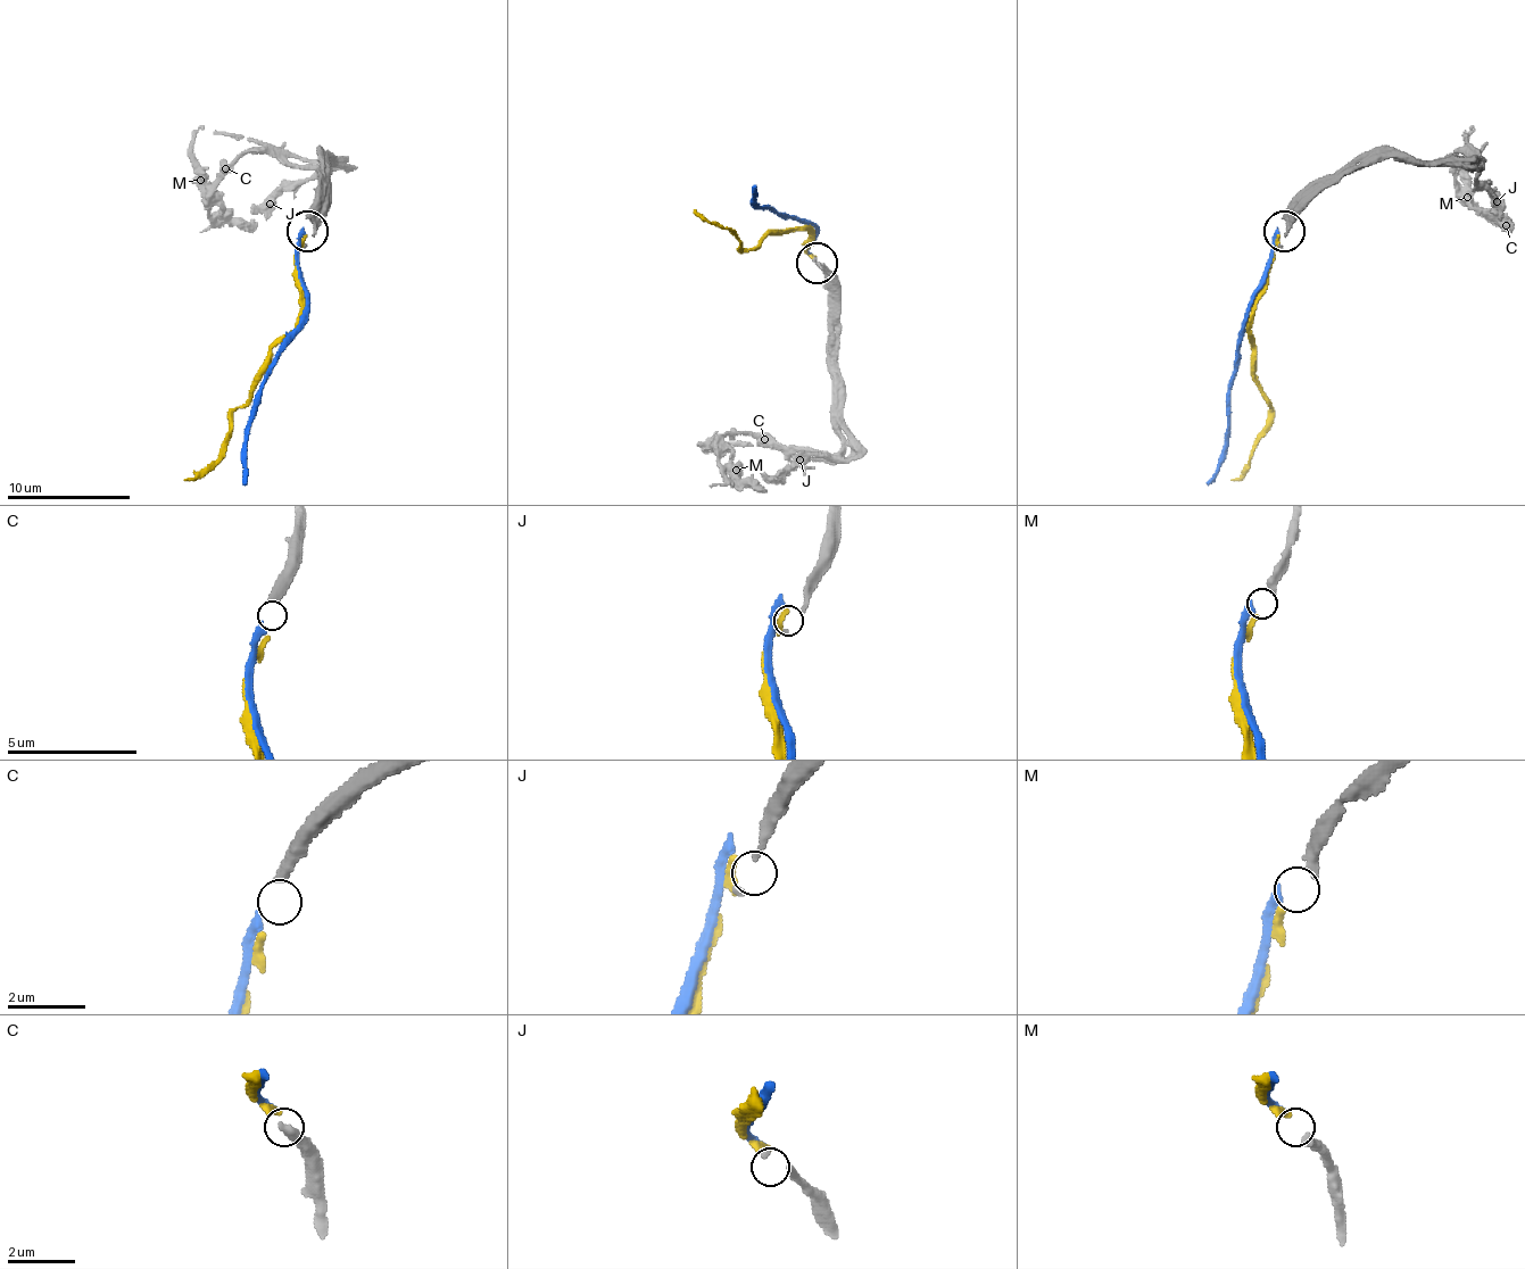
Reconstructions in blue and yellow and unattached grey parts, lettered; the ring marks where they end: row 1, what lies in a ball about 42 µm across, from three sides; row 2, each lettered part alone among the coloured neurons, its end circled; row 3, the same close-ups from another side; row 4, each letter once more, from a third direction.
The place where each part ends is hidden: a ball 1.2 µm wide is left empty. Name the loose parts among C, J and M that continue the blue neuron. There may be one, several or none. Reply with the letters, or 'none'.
C

